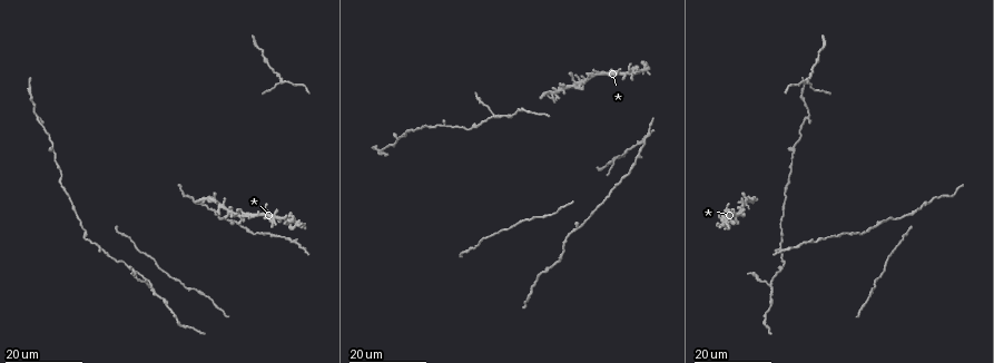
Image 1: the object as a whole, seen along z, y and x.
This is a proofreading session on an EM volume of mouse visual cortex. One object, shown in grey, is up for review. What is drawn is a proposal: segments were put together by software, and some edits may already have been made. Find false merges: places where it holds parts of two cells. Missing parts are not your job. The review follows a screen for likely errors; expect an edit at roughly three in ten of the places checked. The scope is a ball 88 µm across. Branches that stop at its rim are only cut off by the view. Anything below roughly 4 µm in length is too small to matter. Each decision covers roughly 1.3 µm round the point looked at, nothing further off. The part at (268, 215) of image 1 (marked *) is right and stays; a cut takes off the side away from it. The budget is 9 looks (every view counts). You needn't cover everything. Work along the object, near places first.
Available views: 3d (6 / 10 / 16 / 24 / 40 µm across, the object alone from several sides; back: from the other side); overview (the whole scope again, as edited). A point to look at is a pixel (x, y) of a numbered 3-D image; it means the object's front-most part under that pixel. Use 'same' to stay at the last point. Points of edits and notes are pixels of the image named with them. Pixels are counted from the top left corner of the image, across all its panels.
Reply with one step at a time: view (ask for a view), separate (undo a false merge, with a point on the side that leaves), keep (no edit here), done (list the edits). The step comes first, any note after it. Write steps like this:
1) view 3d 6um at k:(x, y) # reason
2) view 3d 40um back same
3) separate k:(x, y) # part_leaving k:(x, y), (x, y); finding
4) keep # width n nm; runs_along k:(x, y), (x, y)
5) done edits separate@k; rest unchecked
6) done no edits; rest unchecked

view 3d 16um at 1:(445, 125) # two arms in line, one across

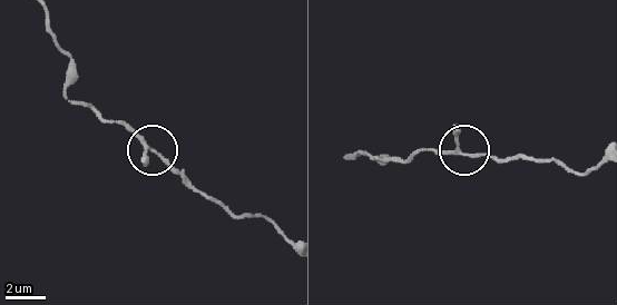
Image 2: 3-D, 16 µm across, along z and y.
view 3d 6um at 2:(148, 147) # zoom in

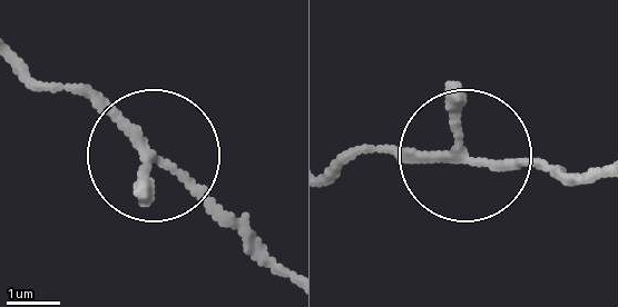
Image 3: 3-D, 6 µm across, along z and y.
keep # all the same cell

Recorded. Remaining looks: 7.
view 3d 24um at 1:(82, 238) # thin neck

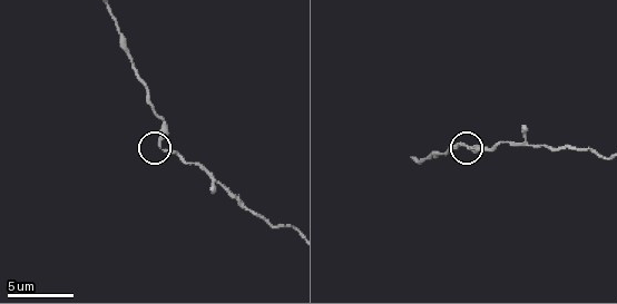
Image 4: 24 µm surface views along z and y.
view 3d 6um at 4:(472, 149)

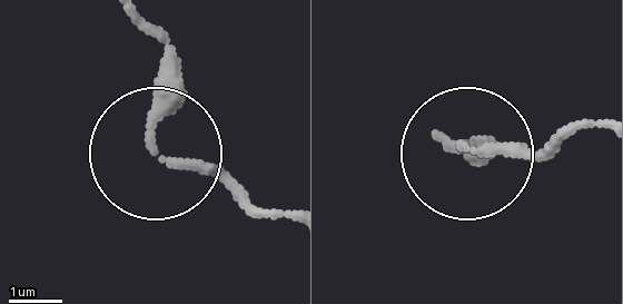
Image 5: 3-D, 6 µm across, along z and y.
keep # runs_along 5:(284, 214), (155, 157), (164, 28); one cell here

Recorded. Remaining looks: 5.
view 3d 16um at 1:(150, 286)

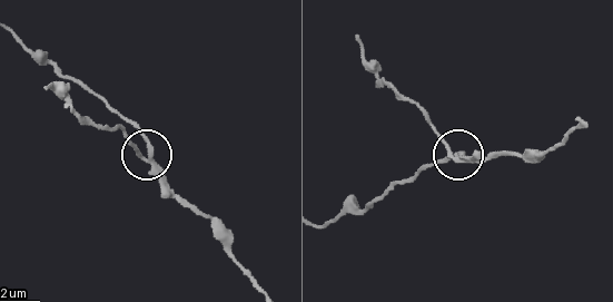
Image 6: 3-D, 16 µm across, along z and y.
view 3d 6um at 6:(143, 160) # zoom in

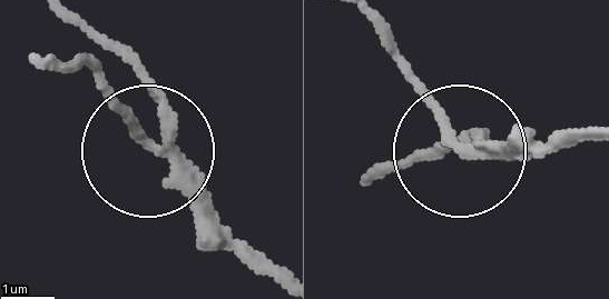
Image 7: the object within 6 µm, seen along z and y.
view 3d 6um back at 7:(153, 146)

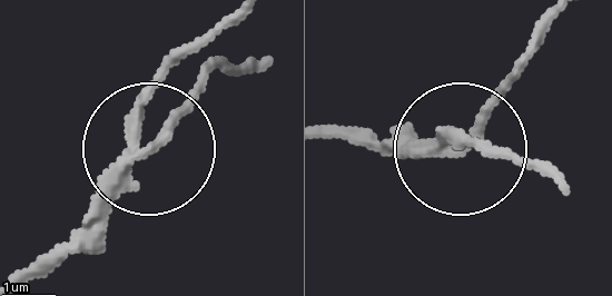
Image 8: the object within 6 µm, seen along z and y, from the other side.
separate 8:(170, 130) # side_arm 10 um; arms 3; two cells meet here

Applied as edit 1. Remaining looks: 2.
view 3d 24um at 1:(279, 82) # four or more arms meet

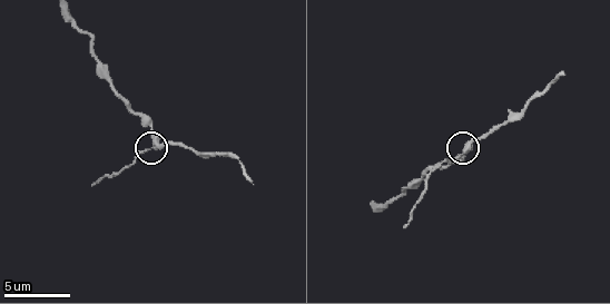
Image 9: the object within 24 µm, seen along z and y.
view 3d 10um at 9:(155, 145)

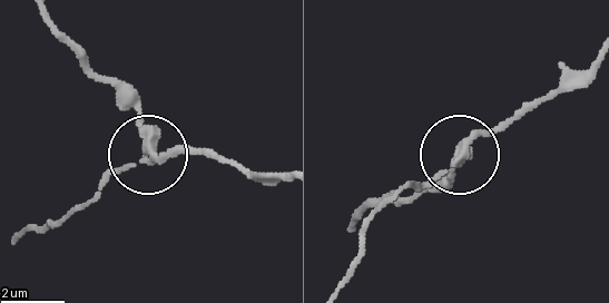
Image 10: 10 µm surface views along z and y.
keep # side_arm 9 um; all the same cell

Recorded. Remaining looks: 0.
done edits separate@8; rest unchecked

